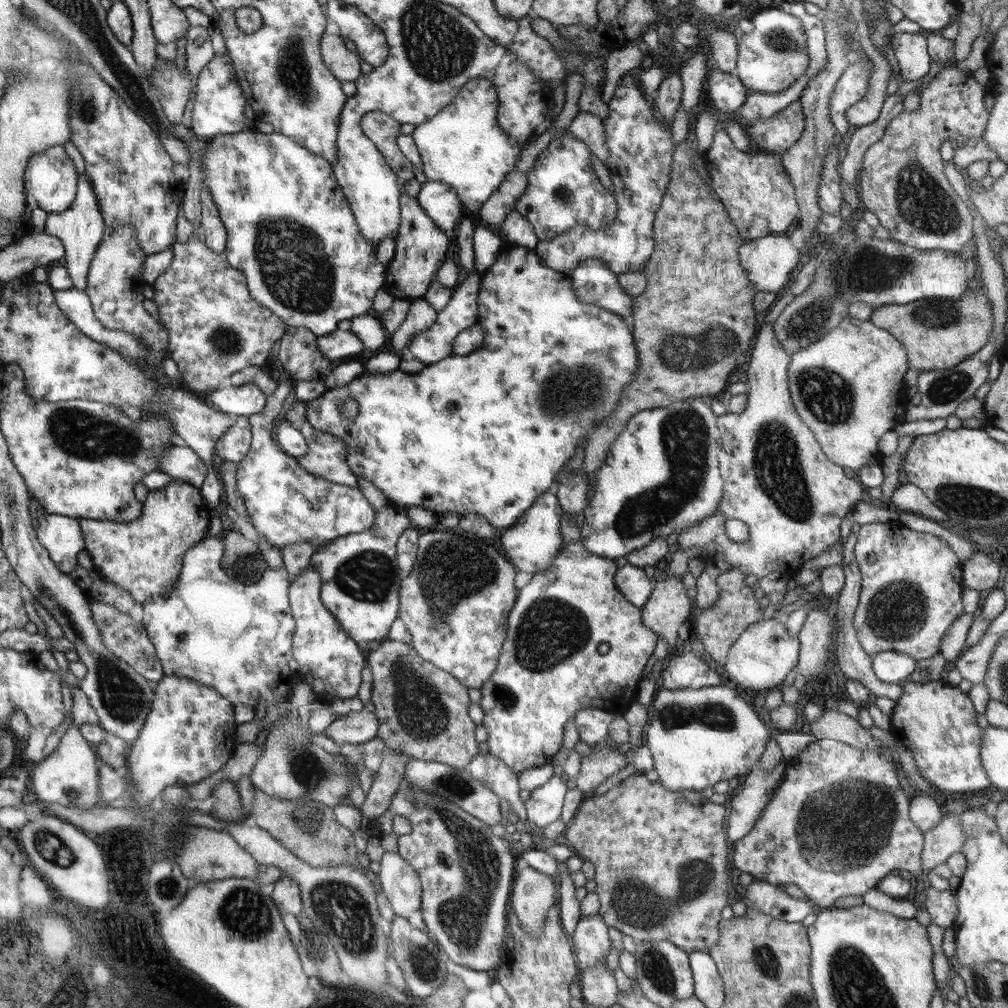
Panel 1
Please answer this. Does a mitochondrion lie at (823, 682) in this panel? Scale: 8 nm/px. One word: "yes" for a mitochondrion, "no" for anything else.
no

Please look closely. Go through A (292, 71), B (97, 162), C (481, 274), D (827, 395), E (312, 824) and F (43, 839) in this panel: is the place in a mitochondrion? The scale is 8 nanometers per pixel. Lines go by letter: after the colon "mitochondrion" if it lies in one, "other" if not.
A: mitochondrion
B: other
C: other
D: mitochondrion
E: mitochondrion
F: mitochondrion

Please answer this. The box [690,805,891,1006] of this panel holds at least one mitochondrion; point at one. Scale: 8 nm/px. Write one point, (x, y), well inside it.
(764, 959)

